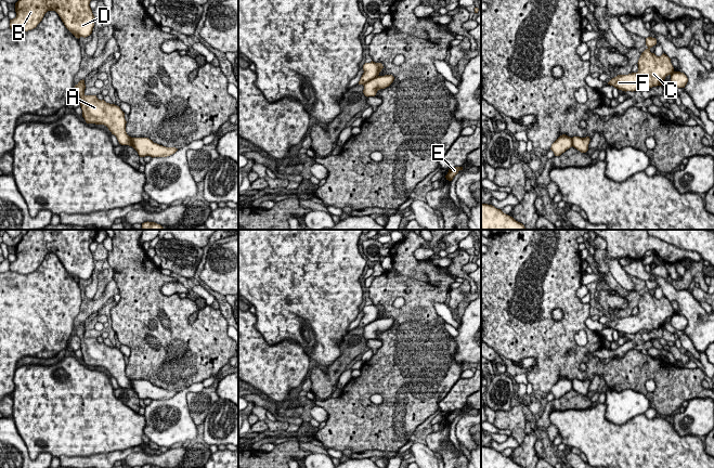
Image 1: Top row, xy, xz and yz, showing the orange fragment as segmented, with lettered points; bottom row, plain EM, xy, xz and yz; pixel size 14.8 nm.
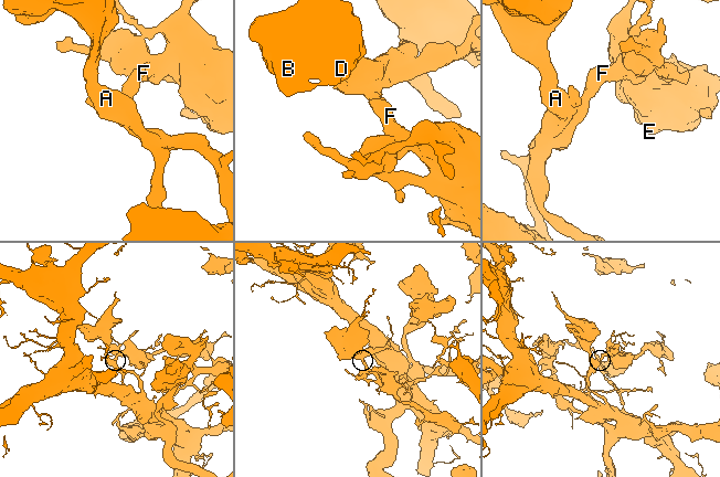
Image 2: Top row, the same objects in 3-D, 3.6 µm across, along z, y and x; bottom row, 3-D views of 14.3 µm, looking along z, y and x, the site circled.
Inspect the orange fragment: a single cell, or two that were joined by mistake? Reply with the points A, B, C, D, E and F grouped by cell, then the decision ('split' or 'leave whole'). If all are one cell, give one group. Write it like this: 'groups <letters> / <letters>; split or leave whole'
groups A B C D E F; leave whole

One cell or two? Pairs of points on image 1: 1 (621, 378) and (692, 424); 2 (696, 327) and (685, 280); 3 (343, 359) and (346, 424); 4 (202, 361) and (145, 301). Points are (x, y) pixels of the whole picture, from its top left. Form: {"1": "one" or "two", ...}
{"1": "two", "2": "two", "3": "two", "4": "one"}

